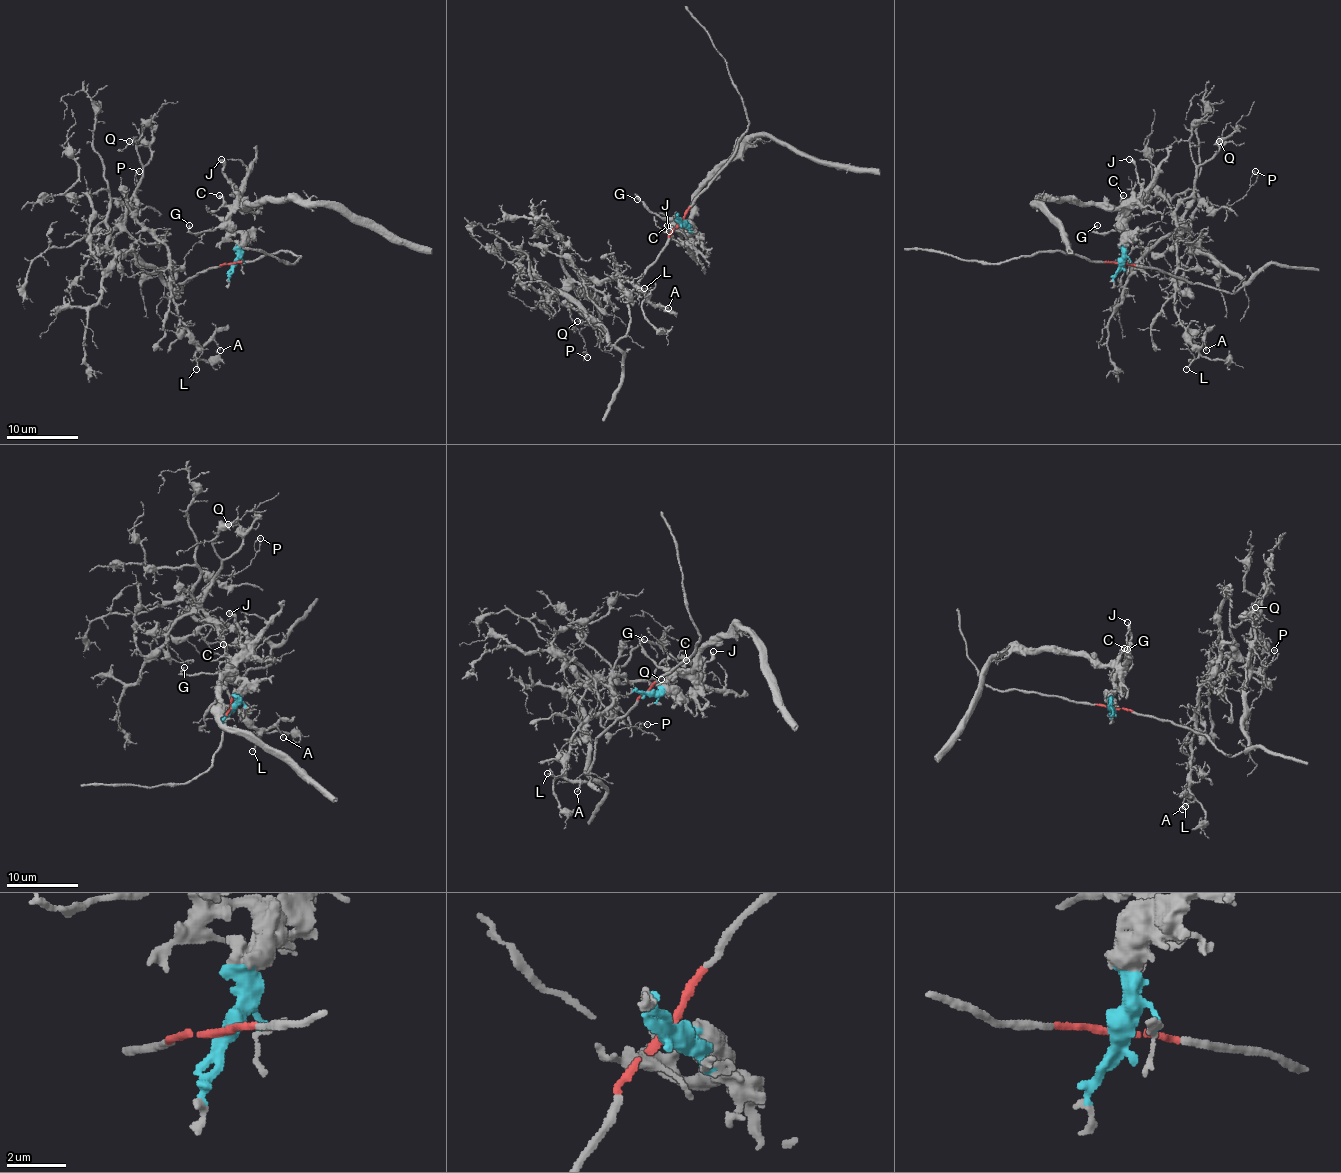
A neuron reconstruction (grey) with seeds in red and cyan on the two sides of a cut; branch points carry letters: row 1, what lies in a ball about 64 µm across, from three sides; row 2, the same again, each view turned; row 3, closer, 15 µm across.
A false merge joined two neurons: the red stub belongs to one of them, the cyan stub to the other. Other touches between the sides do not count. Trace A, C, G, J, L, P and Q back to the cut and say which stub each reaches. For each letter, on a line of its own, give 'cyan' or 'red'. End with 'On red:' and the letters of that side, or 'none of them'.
A: red
C: cyan
G: cyan
J: cyan
L: red
P: red
Q: red
On red: A, L, P, Q

